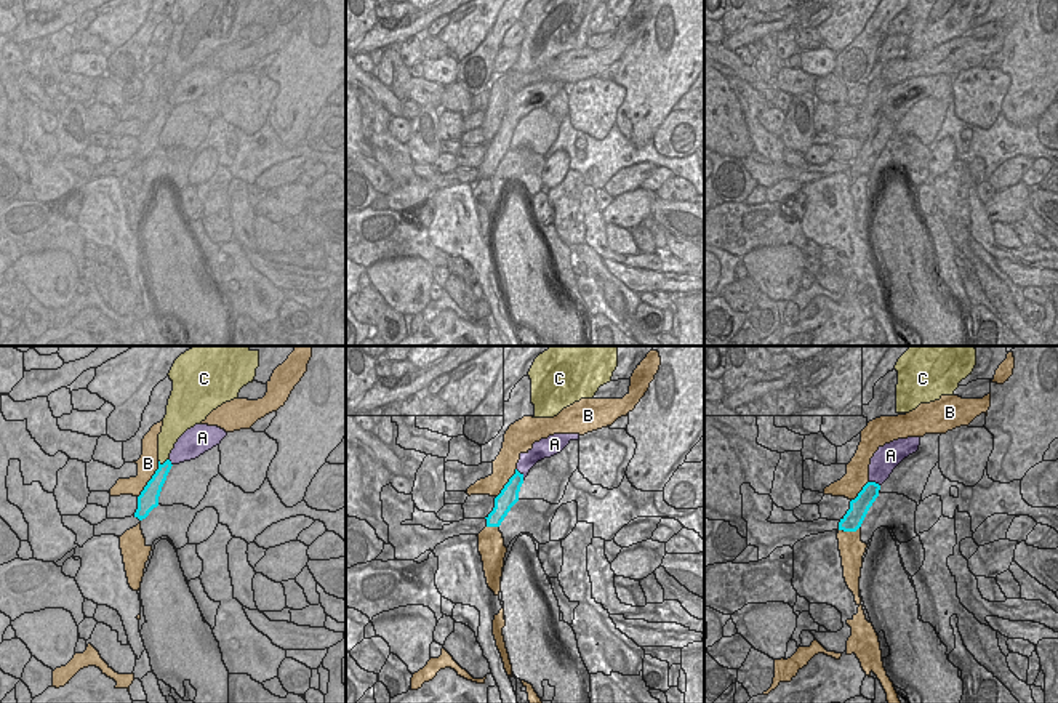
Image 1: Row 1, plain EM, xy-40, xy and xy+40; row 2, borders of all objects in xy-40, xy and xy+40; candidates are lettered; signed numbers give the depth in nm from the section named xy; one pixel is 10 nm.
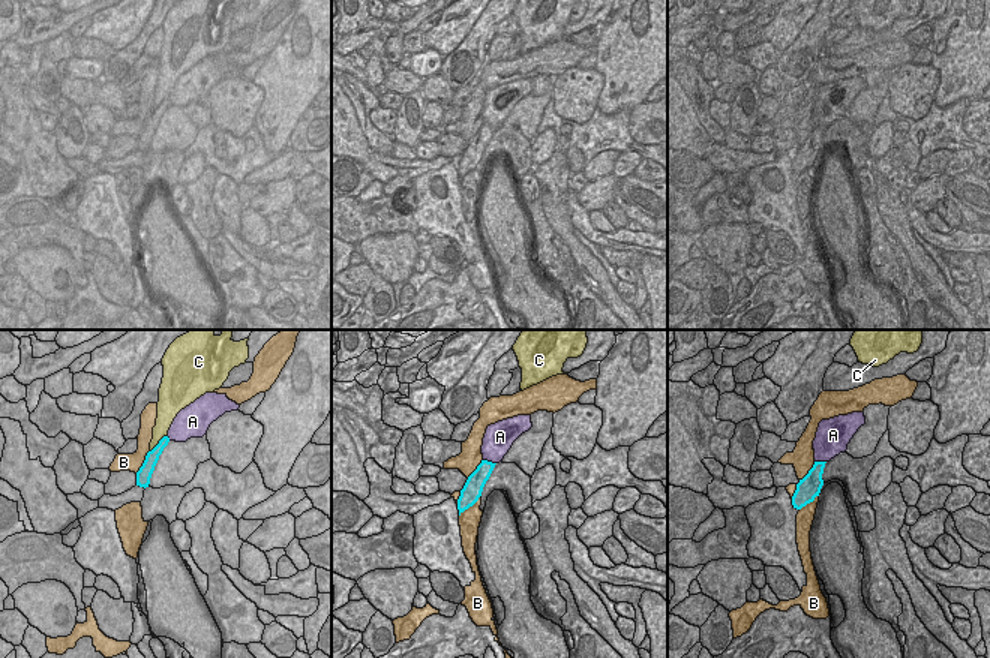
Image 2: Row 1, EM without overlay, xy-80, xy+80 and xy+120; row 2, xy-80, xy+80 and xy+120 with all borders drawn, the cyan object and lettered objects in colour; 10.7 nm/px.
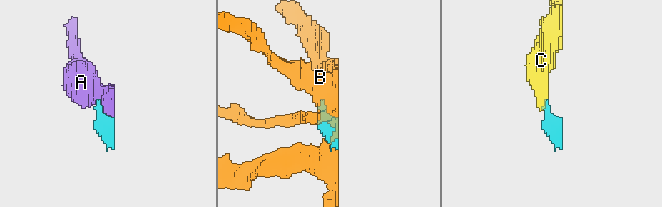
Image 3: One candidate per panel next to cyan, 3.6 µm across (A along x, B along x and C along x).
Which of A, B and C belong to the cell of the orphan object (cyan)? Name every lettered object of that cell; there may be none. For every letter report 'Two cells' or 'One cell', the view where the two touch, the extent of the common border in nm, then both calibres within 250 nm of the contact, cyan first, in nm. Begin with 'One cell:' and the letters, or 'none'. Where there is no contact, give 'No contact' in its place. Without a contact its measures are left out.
One cell: A
A: One cell. Touches cyan in xy. Shared border 140 nm. Thickness 190 nm (cyan) against 160 nm
B: Two cells. Touches cyan in xy-40. Shared border 420 nm. Thickness 200 nm (cyan) against 200 nm
C: Two cells. Touches cyan in xy-40. Shared border 120 nm. Thickness 140 nm (cyan) against 190 nm.

